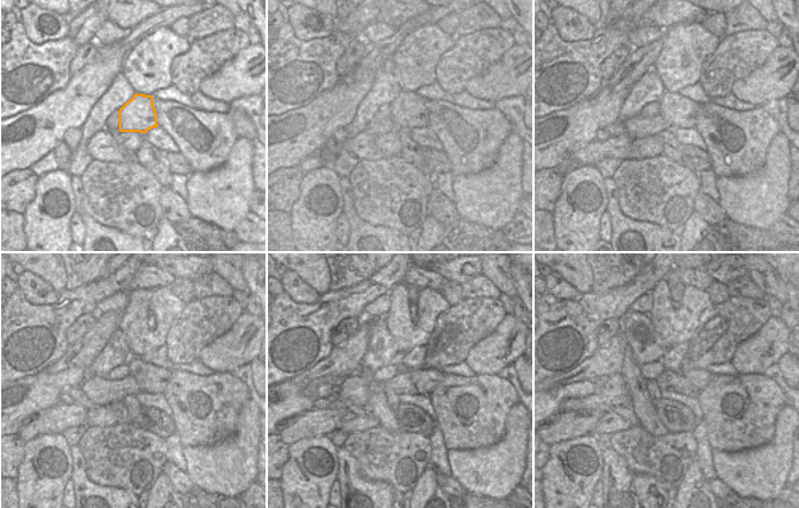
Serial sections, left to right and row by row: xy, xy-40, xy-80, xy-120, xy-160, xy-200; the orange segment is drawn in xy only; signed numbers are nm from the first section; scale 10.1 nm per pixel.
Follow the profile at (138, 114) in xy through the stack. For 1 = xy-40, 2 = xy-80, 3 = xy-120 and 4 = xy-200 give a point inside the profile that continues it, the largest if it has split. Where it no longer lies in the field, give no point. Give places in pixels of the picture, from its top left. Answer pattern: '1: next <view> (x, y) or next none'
1: next xy-40 (407, 111)
2: next xy-80 (679, 112)
3: next xy-120 (153, 380)
4: next xy-200 (698, 378)

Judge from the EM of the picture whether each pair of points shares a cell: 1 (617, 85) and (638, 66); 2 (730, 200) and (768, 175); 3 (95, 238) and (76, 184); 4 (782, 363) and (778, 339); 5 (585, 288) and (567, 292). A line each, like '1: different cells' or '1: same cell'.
1: same cell
2: same cell
3: same cell
4: different cells
5: different cells

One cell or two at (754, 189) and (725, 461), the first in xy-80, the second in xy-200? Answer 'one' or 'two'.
one

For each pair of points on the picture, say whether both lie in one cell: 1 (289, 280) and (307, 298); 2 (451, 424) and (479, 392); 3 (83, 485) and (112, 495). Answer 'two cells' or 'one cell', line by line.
1: one cell
2: one cell
3: one cell

